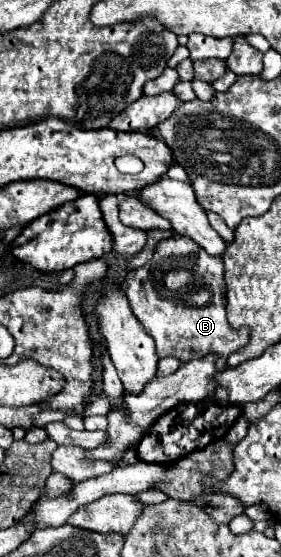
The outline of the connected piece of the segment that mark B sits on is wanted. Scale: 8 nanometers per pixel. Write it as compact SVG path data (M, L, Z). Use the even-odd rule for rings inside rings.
M175 236L161 240L155 248L153 258L145 266L129 274L127 298L131 310L143 324L147 334L153 336L159 358L175 356L181 362L205 358L207 354L227 358L247 344L247 328L239 328L237 332L229 328L225 314L225 292L223 286L213 288L213 270L223 270L221 258L209 256L187 236ZM199 296L205 298L203 306L197 306Z

